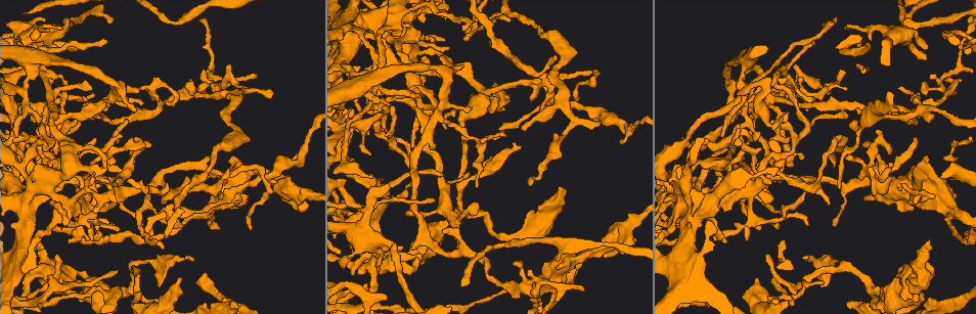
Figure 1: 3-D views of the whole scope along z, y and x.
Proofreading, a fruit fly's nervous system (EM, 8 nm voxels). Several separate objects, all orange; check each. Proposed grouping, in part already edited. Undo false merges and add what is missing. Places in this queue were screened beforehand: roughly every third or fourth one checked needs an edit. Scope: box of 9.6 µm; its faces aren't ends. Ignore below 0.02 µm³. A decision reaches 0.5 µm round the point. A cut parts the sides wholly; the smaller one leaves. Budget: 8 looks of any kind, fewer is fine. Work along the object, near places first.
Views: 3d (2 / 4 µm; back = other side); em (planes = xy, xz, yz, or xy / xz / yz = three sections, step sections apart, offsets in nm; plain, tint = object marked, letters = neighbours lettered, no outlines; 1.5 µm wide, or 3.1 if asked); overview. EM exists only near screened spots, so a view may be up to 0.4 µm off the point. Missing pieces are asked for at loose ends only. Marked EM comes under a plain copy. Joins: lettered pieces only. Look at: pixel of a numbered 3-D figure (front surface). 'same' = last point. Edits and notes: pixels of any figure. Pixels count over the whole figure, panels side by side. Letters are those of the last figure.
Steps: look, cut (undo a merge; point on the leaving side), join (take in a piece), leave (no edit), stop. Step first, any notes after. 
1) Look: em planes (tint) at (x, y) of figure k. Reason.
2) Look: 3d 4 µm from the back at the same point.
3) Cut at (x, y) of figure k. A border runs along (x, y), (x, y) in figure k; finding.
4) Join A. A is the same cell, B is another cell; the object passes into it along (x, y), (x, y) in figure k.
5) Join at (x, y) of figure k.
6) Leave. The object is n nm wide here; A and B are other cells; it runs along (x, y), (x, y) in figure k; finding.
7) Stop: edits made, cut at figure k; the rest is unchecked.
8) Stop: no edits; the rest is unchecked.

Look: em xy step 4 (tint) at (166, 101) of figure 1. Branch stops here.

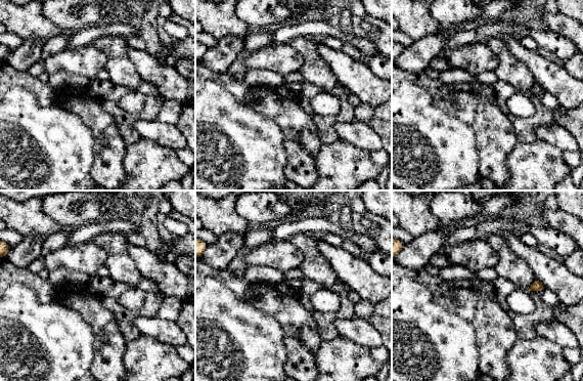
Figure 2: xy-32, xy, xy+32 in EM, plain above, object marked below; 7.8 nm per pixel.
Look: em planes (letters) at the same point. Another direction.

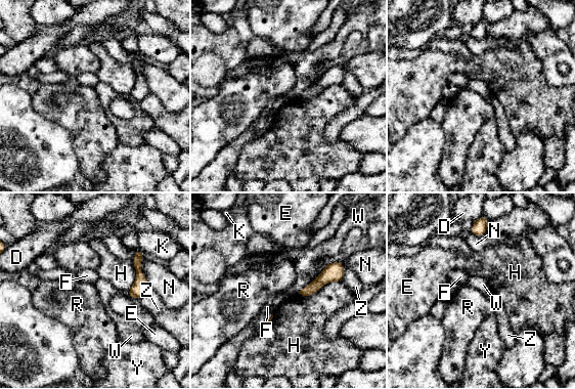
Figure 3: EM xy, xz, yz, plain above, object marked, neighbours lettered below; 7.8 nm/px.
Leave. The longest contact is with H, 360 nm; D, E, F, H, K, N, R, W, Y and Z are other cells; no lettered piece goes on from it.

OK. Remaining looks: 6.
Look: em planes (tint) at (239, 85) of figure 1. A narrow waist.

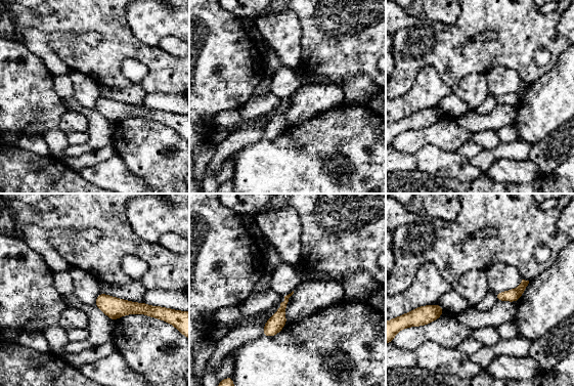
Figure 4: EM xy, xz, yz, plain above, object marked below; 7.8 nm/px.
Look: em planes (letters) at the same point. See the neighbours.

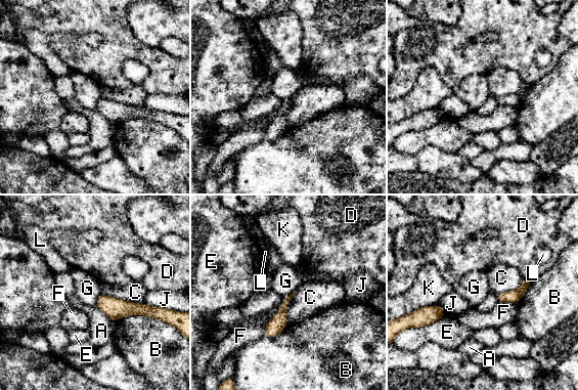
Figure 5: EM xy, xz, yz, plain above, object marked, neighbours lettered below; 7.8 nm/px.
Leave. The object is 50 nm wide here; A, B, C, D, E, F, G, J, K and L are other cells; a border runs along (101, 293), (95, 306) in figure 5; continuous, no second neuron.

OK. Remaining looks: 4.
Look: em planes (letters) at (232, 156) of figure 1. Free end.

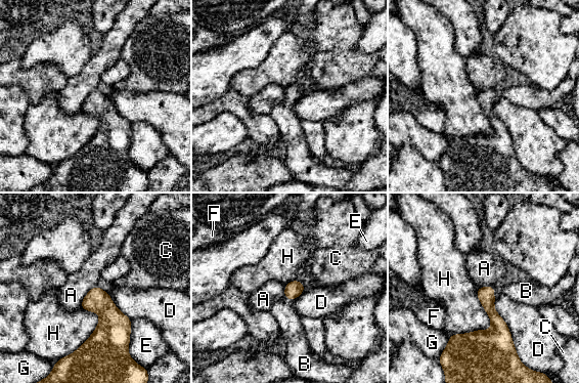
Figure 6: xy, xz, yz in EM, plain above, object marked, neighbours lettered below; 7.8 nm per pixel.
Join at (288, 321) of figure 6. B is the same cell, A, C, D, E, F, G and H are other cells; it goes on there.

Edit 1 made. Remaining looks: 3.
Stop: edits made, join at figure 6; the rest is unchecked.

